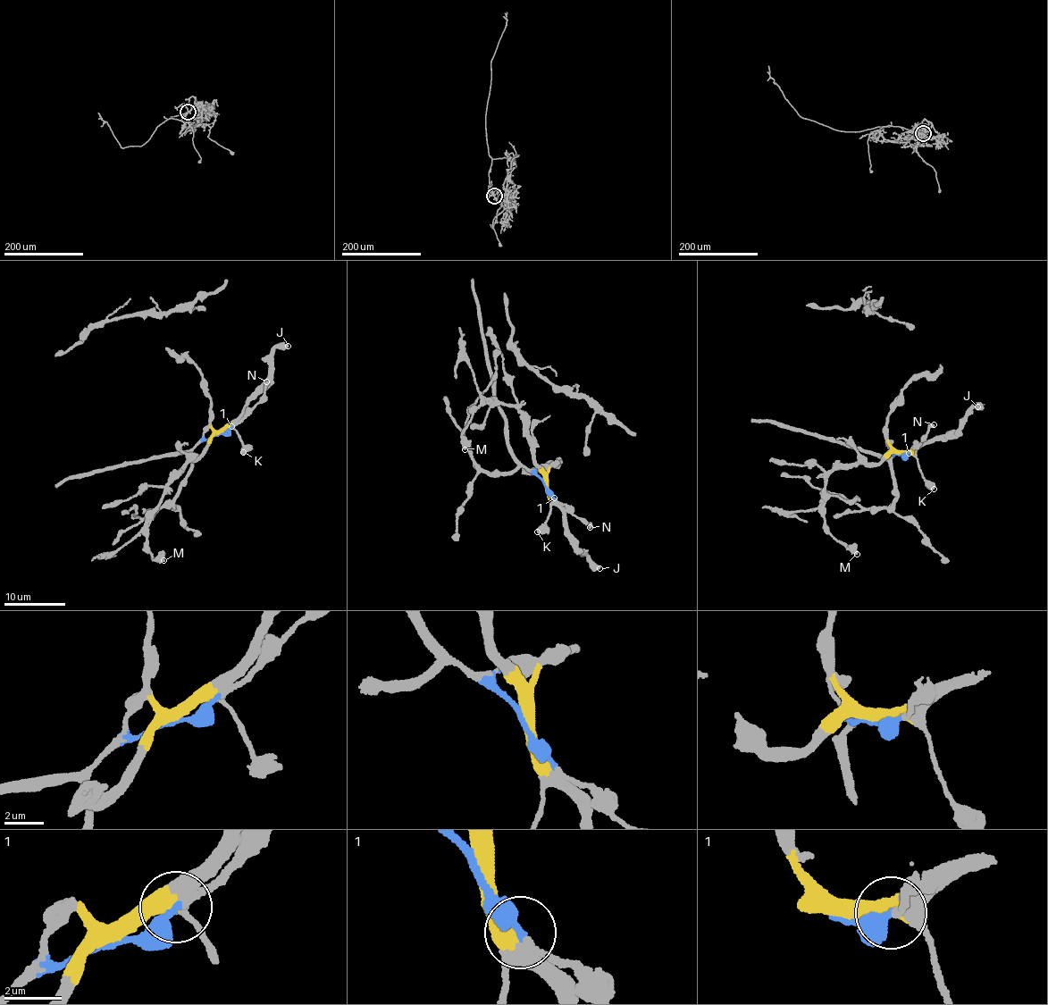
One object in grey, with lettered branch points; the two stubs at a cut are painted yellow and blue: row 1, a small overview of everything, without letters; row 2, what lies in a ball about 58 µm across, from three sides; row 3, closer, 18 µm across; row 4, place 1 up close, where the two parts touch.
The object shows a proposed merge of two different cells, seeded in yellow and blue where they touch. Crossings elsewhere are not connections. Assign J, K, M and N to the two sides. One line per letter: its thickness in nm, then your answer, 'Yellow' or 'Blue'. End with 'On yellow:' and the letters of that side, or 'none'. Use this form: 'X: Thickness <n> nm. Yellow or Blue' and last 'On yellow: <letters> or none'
J: Thickness 500 nm. Yellow
K: Thickness 700 nm. Yellow
M: Thickness 480 nm. Yellow
N: Thickness 400 nm. Blue
On yellow: J, K, M

